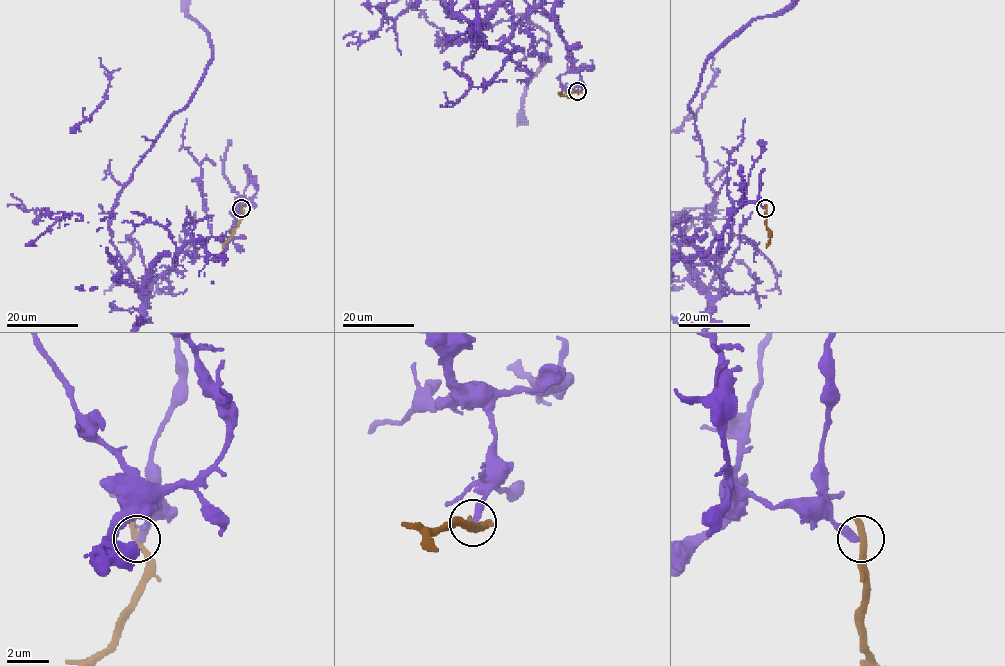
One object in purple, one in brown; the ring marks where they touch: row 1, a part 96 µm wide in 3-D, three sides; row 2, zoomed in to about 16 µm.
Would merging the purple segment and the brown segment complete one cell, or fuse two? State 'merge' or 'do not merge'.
do not merge

